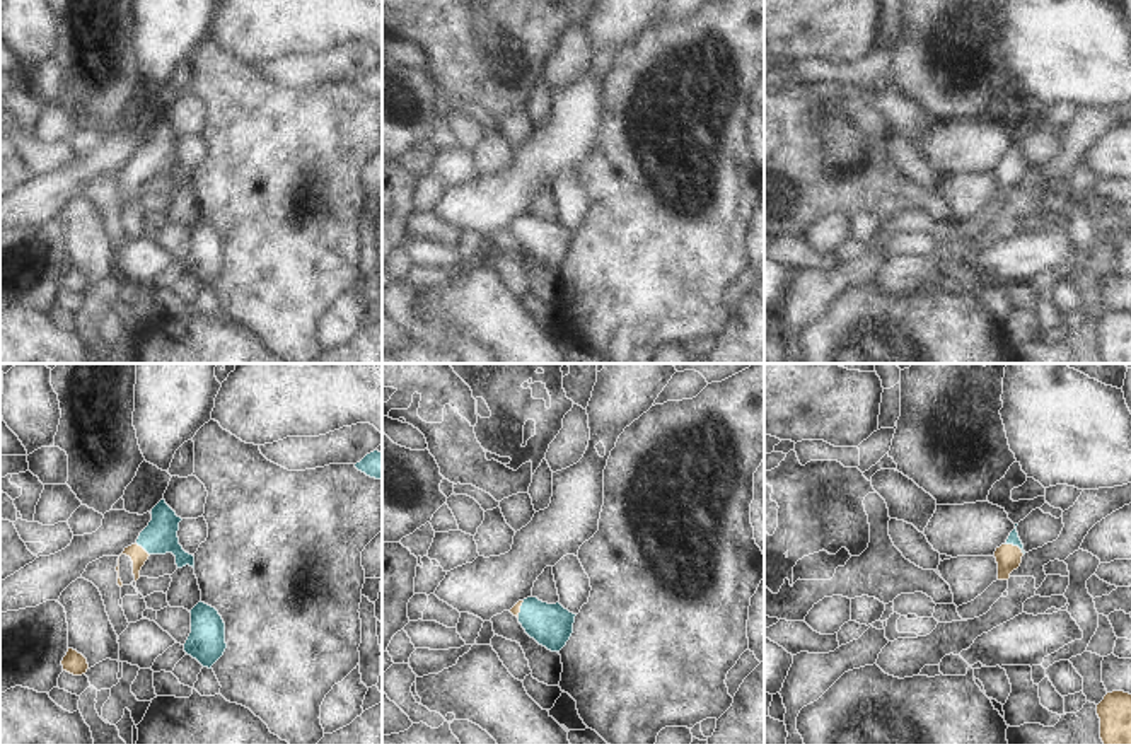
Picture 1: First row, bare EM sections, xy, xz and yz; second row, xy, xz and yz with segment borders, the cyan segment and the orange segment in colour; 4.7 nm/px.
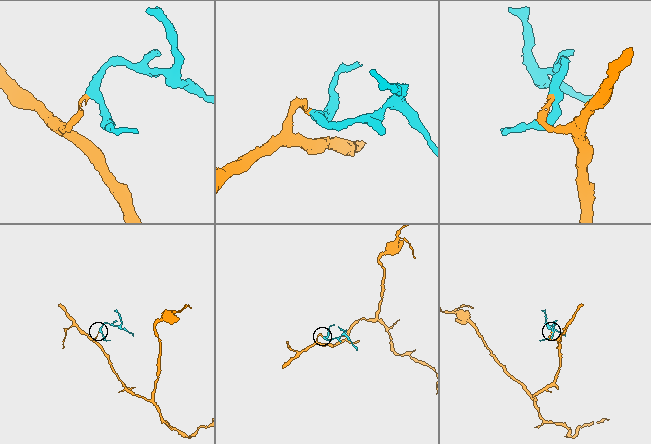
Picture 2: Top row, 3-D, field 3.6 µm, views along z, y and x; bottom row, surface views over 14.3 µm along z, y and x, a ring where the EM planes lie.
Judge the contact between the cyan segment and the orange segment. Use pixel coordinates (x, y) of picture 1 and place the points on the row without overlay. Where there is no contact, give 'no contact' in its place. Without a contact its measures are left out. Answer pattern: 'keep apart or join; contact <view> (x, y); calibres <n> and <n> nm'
join; contact yz (1015, 162); calibres 50 and 120 nm

